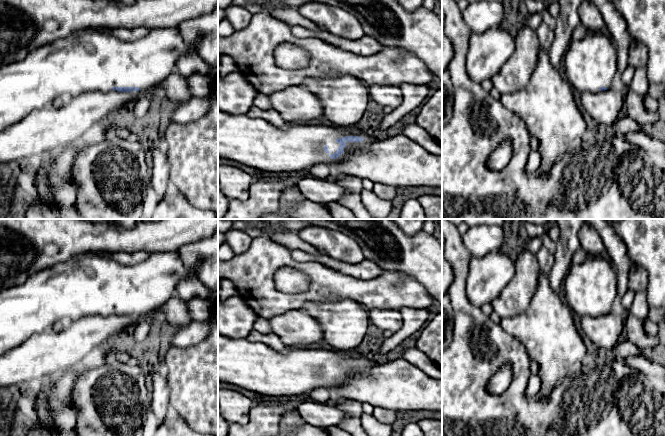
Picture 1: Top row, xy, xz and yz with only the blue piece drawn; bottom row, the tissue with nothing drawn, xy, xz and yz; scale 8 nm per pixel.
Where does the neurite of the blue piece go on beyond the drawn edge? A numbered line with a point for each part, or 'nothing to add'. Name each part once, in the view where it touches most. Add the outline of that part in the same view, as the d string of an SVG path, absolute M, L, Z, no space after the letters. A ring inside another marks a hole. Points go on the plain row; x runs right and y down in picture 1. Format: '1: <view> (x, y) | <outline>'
1: xz (254, 366) | M218 334L218 382L233 384L265 396L301 395L320 387L335 388L356 375L368 374L375 366L369 355L353 356L352 352L306 347L292 347L283 354L247 338L231 339ZM345 360L362 361L363 364L346 366L344 376L338 382L331 383L329 380L339 370L336 363Z

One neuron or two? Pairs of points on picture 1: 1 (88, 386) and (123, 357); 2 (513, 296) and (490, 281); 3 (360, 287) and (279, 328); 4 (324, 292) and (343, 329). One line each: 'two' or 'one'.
1: two
2: two
3: two
4: two

